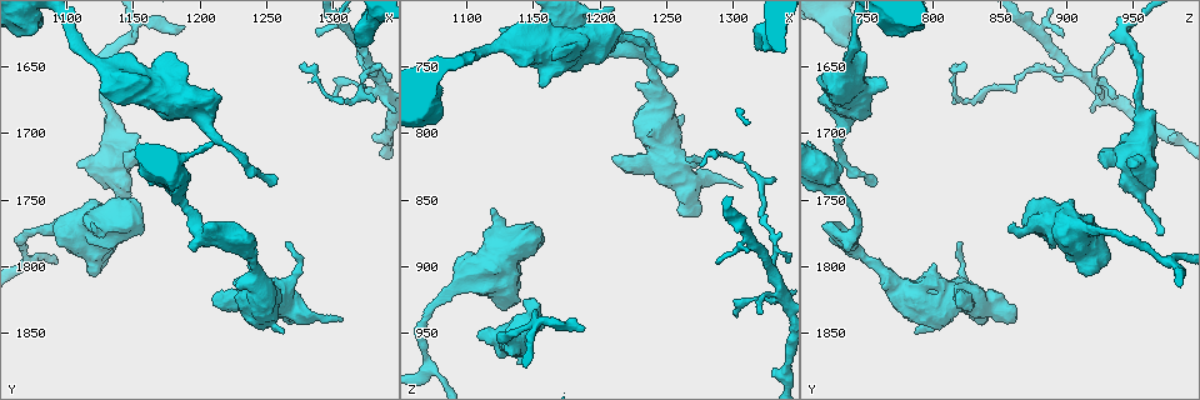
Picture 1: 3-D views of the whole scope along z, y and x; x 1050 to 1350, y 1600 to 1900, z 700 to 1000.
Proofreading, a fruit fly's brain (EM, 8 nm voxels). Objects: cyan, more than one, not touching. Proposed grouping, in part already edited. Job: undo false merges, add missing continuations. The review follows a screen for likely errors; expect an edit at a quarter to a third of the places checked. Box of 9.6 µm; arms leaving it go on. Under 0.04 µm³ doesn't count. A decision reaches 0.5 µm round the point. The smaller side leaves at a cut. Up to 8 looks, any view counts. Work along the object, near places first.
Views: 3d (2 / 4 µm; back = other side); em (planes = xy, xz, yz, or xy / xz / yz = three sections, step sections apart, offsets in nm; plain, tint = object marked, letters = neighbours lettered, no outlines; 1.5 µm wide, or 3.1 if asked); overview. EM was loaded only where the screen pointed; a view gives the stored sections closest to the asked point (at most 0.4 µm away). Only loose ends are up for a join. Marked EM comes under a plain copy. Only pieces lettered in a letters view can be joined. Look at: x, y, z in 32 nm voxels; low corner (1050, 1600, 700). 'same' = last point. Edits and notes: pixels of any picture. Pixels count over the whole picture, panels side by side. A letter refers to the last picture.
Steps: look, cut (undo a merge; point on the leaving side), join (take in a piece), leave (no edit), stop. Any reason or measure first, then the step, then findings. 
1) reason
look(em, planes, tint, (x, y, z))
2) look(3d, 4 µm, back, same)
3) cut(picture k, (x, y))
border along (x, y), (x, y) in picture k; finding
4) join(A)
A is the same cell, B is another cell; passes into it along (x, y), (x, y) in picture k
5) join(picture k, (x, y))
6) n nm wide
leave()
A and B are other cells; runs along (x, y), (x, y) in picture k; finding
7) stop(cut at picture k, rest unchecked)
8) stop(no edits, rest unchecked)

stops while still wide
look(3d, 4 µm, (1270, 1842, 860))

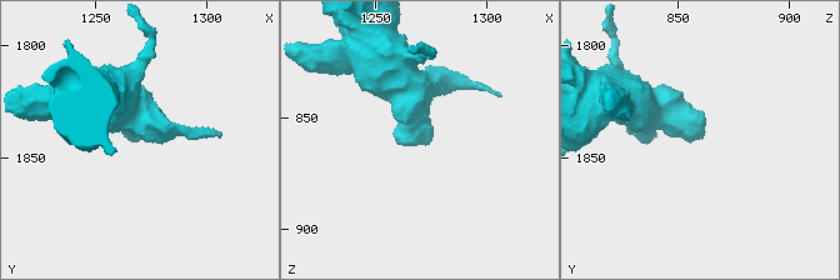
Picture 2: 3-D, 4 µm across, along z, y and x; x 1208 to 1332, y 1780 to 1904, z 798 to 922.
look(em, planes, letters, (1271, 1842, 861))

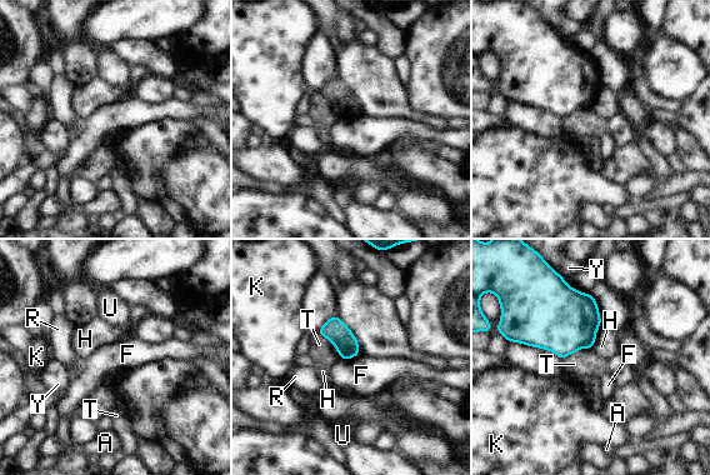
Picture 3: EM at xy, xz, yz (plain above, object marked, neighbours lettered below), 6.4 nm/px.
leave()
A, F, H, K, R, T, U and Y are other cells; none of them fits

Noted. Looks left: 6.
branch stops here
look(em, planes, letters, (1322, 1632, 934))

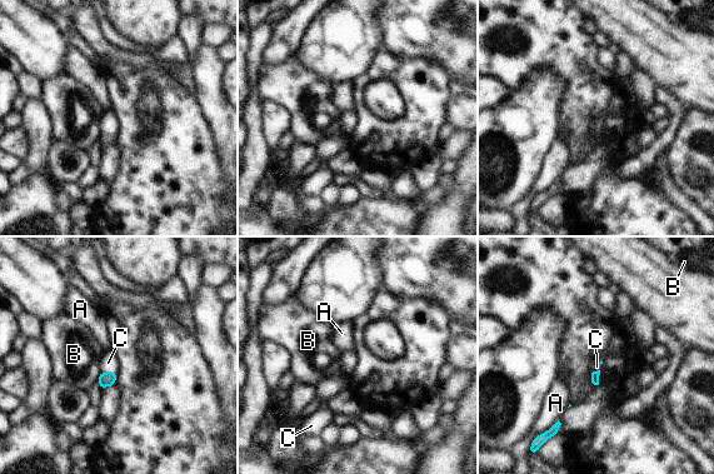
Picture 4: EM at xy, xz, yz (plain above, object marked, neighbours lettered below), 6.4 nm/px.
C touches over 110 nm
join(picture 4, (108, 363))
C is the same cell, A and B are other cells; the neuron continues

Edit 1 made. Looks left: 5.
look(overview)

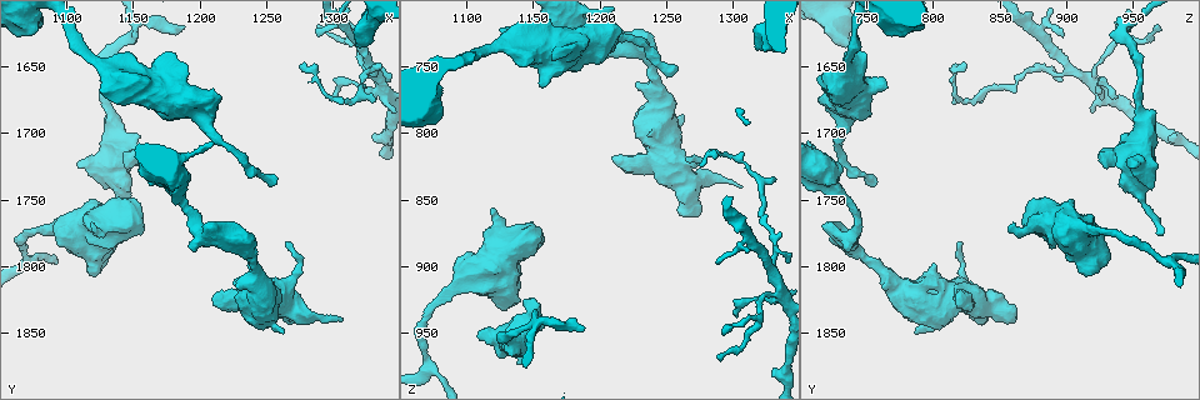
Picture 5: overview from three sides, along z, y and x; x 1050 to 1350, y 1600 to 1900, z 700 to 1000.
thick end
look(em, xy, step 4, tint, (1318, 1636, 736))

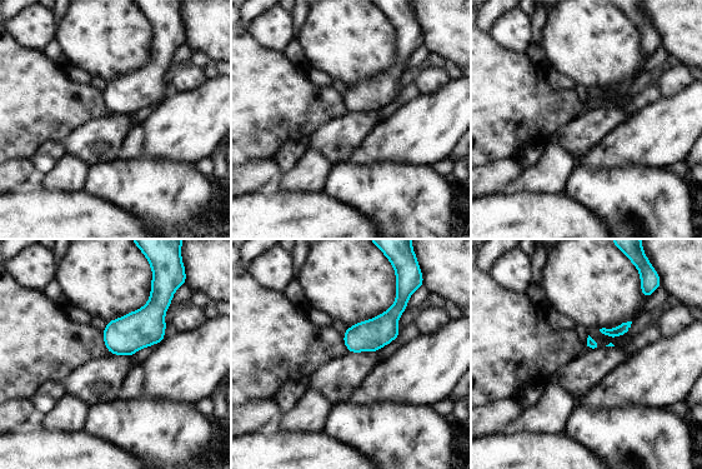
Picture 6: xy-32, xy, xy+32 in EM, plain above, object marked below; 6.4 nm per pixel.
look(em, planes, letters, same)

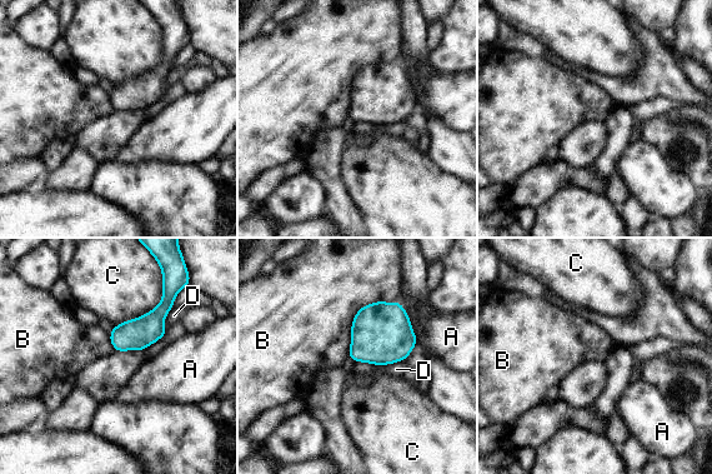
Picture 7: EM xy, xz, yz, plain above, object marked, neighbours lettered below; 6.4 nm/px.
B touches over 480 nm
leave()
A, B, C and D are other cells; border along (396, 300), (356, 313), (347, 354) in picture 7; no lettered piece goes on from it

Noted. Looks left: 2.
stop(join at picture 4, rest unchecked)

